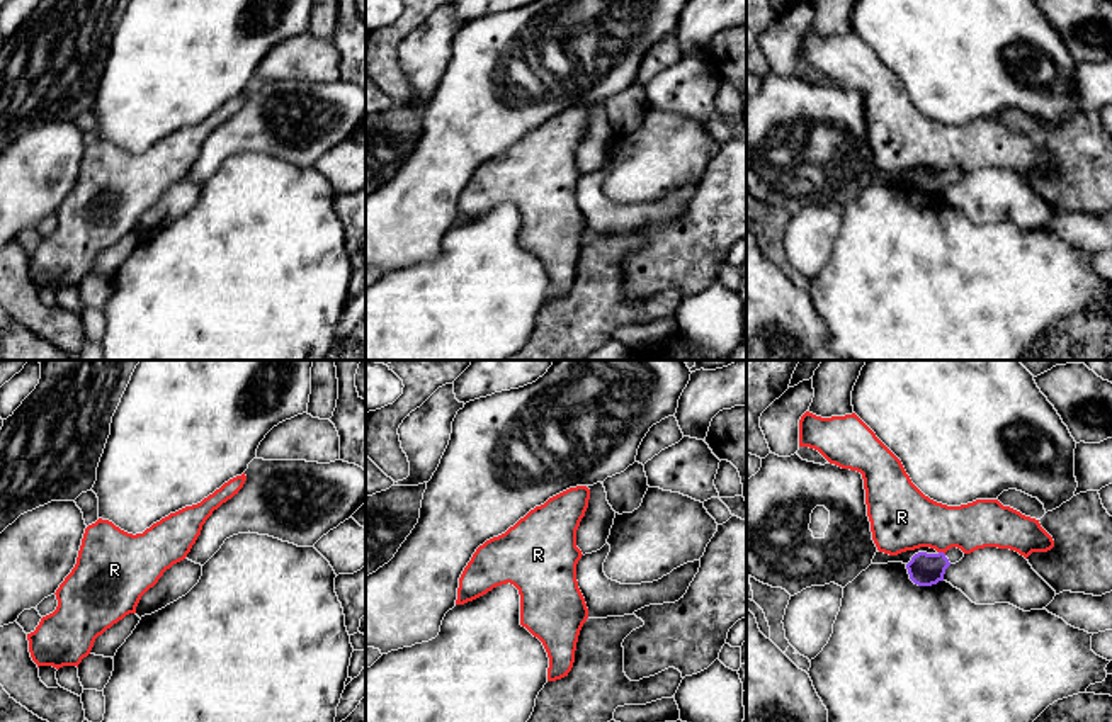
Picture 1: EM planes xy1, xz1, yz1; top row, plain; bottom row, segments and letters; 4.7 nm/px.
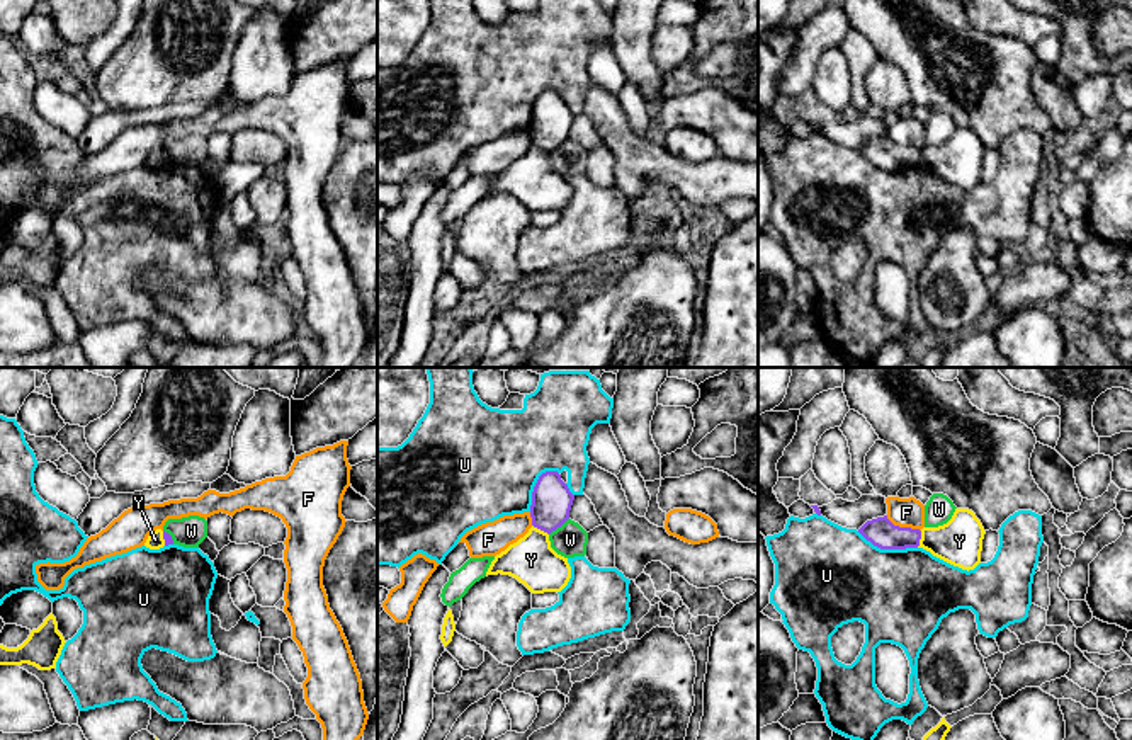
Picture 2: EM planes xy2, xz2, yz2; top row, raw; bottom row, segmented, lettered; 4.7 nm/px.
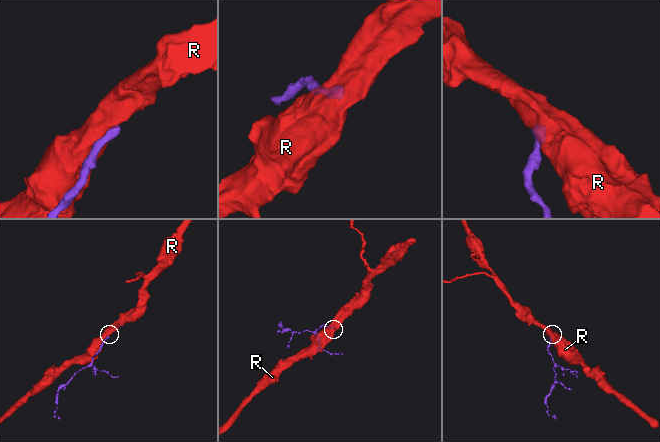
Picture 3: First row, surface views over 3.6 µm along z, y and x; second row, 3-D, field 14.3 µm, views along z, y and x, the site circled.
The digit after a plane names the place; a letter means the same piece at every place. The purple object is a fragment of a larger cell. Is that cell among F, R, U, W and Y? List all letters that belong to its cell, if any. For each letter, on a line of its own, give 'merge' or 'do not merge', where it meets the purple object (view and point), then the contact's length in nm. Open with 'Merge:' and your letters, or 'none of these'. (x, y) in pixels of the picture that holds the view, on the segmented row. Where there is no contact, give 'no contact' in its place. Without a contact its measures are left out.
Merge: none of these
F: do not merge; contact yz2 (903, 528); length 180 nm
R: do not merge; contact yz1 (942, 552); length 40 nm
U: do not merge; contact yz2 (888, 548); length 300 nm
W: do not merge; contact xz2 (558, 526); length 130 nm
Y: do not merge; contact xz2 (541, 529); length 90 nm

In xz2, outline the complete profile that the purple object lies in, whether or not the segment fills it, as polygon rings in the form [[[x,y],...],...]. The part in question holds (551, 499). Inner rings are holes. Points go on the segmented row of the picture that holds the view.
[[[558,471],[542,473],[532,492],[532,526],[551,534],[569,519],[573,500],[574,495]]]

